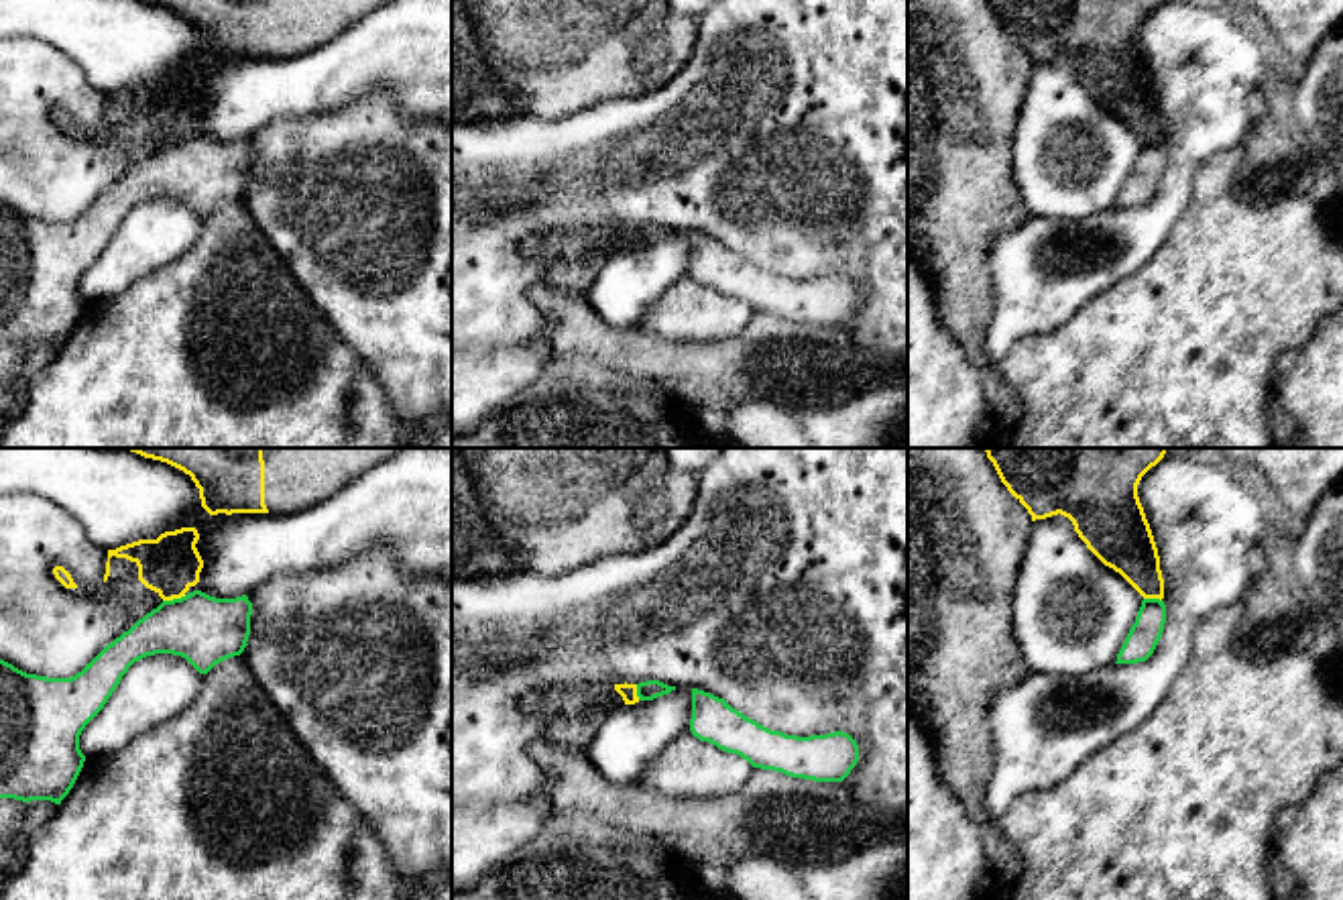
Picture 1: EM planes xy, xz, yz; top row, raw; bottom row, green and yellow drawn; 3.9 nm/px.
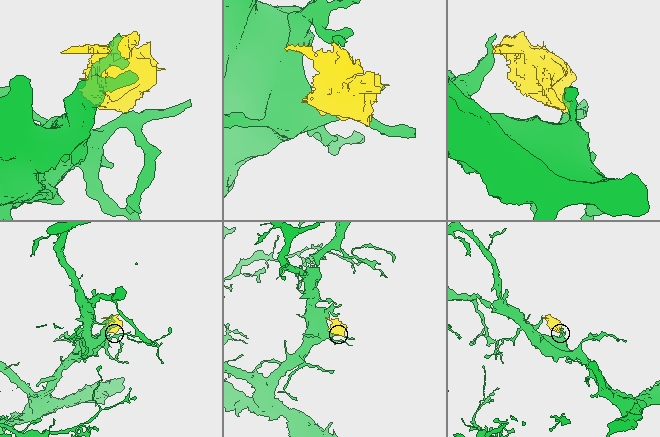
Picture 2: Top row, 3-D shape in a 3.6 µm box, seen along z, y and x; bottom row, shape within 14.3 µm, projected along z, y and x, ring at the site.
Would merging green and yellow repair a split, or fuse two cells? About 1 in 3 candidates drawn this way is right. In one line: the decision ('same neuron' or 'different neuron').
different neuron

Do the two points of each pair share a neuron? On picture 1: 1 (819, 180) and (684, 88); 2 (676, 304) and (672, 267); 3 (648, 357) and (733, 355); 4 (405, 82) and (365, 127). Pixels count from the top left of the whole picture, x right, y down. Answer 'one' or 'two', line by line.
1: one
2: two
3: one
4: two

